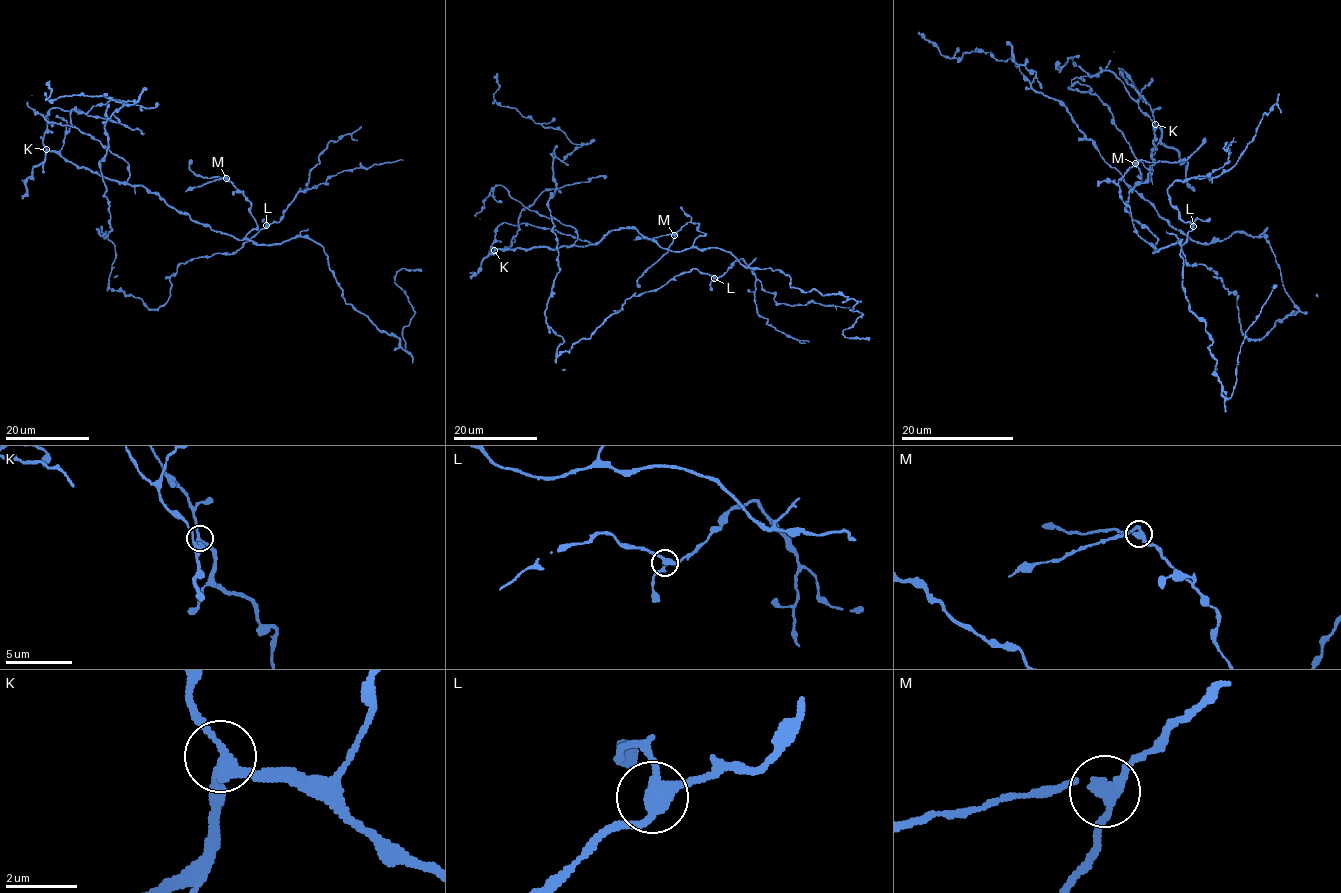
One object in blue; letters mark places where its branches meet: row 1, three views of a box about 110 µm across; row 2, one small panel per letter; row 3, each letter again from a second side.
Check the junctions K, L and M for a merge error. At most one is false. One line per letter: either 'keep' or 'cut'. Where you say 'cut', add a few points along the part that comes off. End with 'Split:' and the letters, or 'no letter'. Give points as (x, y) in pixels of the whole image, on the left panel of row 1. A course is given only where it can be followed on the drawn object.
K: keep
L: keep
M: cut | (226, 178), (213, 179), (185, 192)
Split: M

